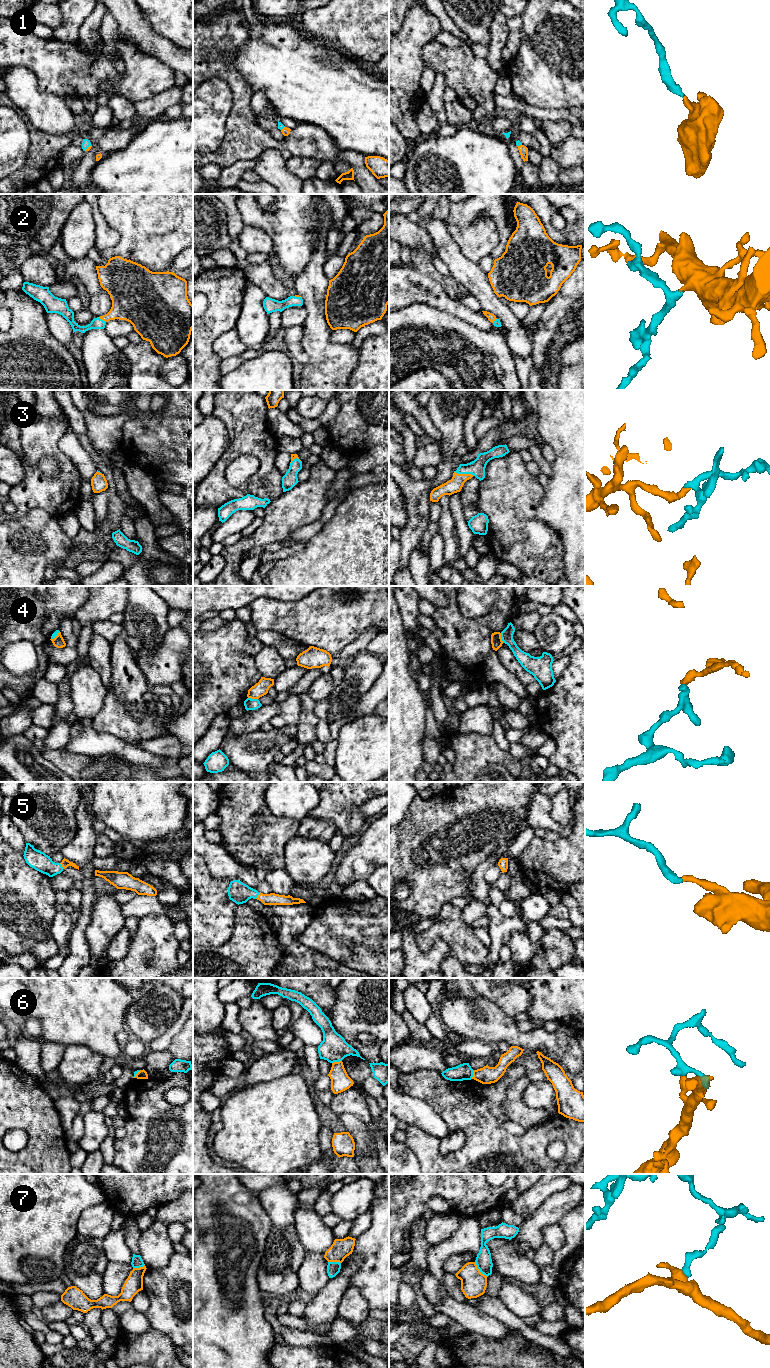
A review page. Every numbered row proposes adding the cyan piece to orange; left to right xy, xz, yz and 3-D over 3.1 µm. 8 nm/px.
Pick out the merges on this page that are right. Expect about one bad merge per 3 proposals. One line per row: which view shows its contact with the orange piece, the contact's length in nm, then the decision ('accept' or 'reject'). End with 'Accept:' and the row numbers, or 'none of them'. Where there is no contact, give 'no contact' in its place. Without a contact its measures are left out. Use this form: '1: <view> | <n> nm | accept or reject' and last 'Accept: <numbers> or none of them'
1: xy | 70 nm | accept
2: xy | 80 nm | accept
3: yz | 170 nm | accept
4: xz | 80 nm | reject
5: xy | 60 nm | accept
6: xz | 80 nm | reject
7: yz | 160 nm | reject
Accept: 1, 2, 3, 5

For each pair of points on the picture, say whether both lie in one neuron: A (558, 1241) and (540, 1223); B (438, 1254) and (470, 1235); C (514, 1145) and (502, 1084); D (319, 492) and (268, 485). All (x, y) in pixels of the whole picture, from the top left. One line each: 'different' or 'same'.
A: different
B: same
C: same
D: different

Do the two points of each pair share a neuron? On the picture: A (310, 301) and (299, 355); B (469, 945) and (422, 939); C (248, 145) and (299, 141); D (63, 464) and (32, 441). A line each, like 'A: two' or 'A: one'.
A: two
B: one
C: one
D: one

